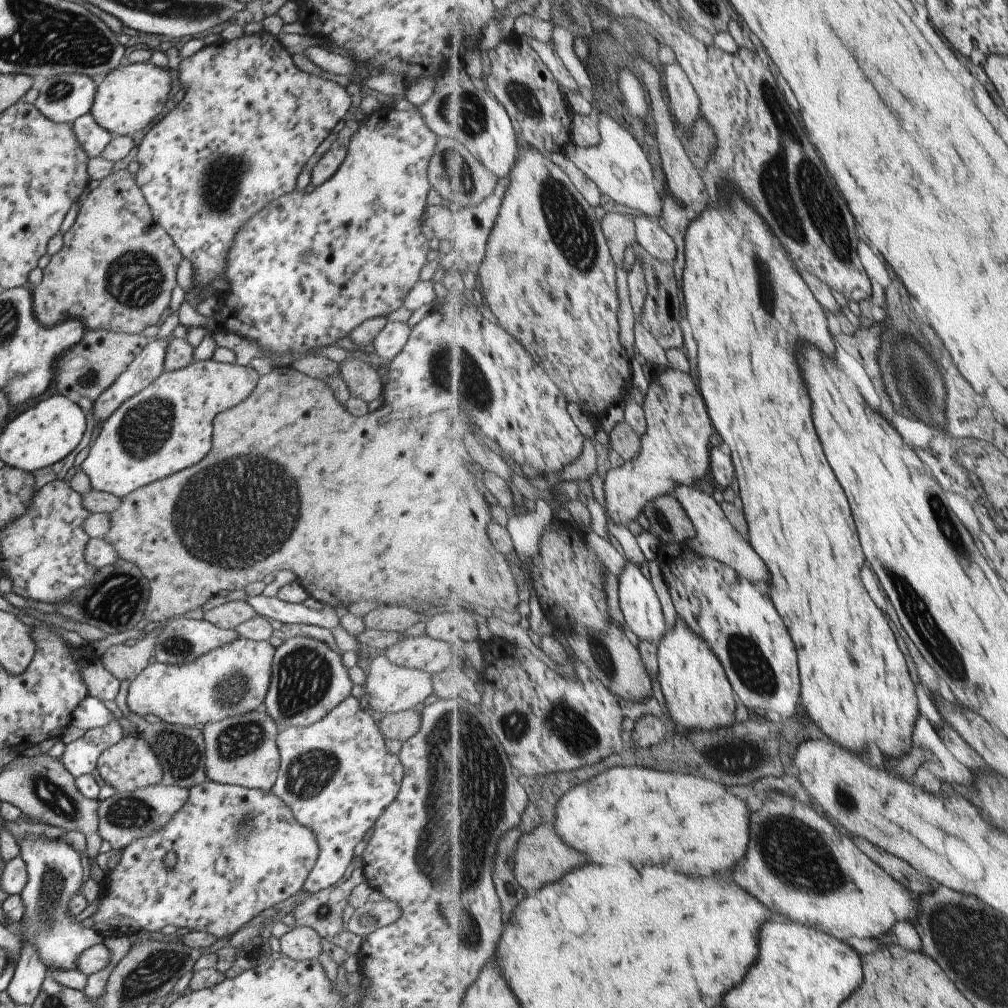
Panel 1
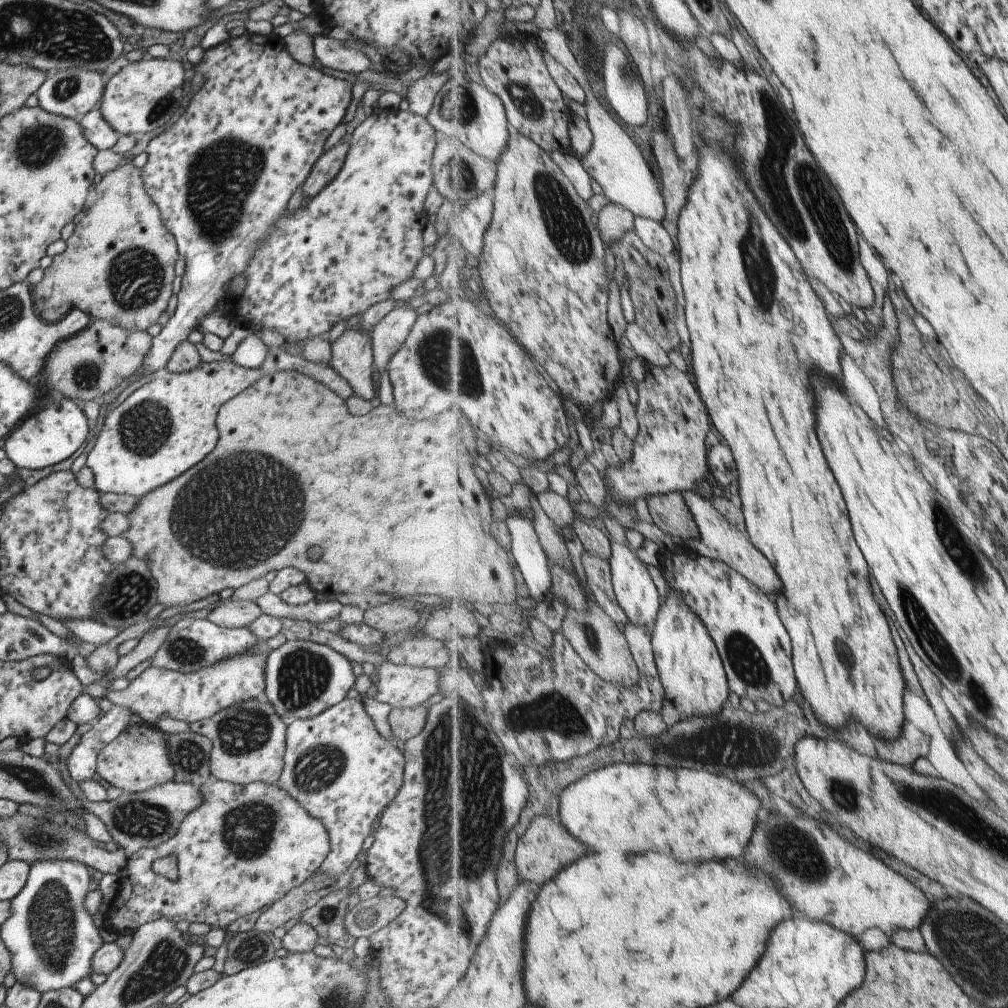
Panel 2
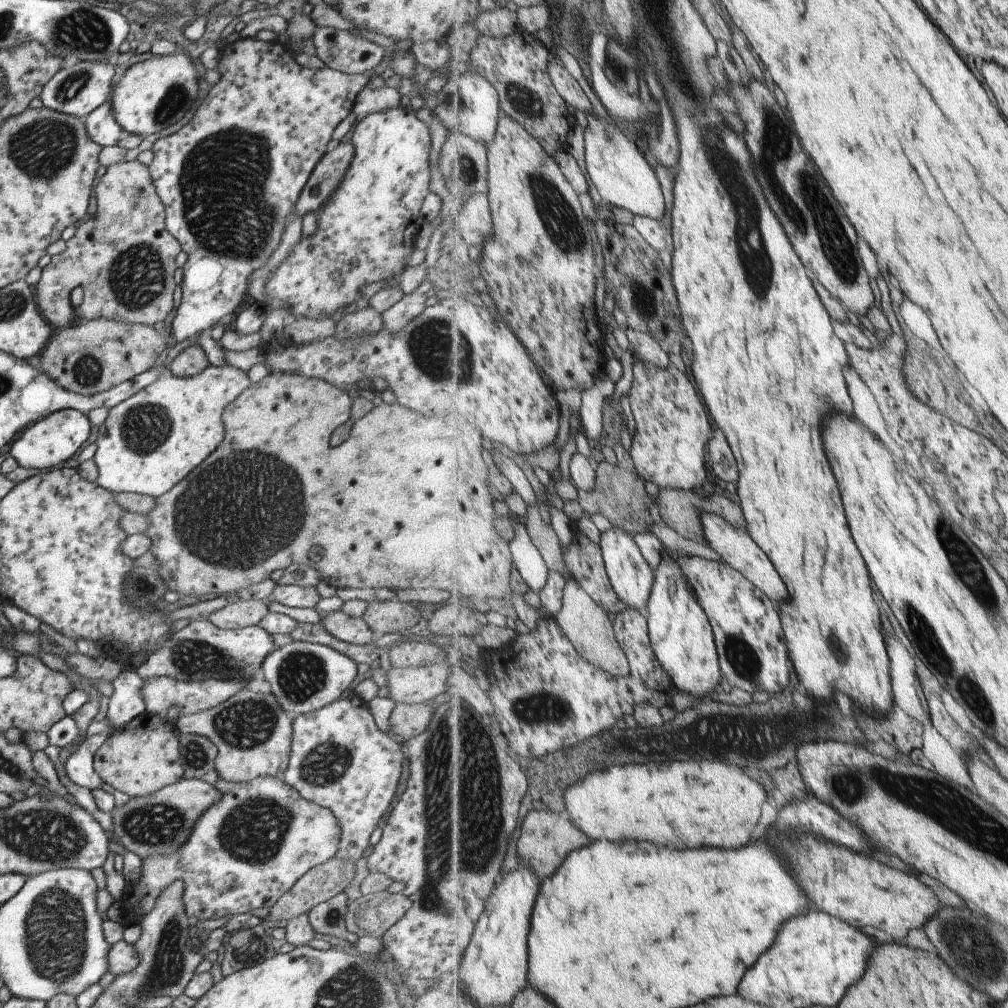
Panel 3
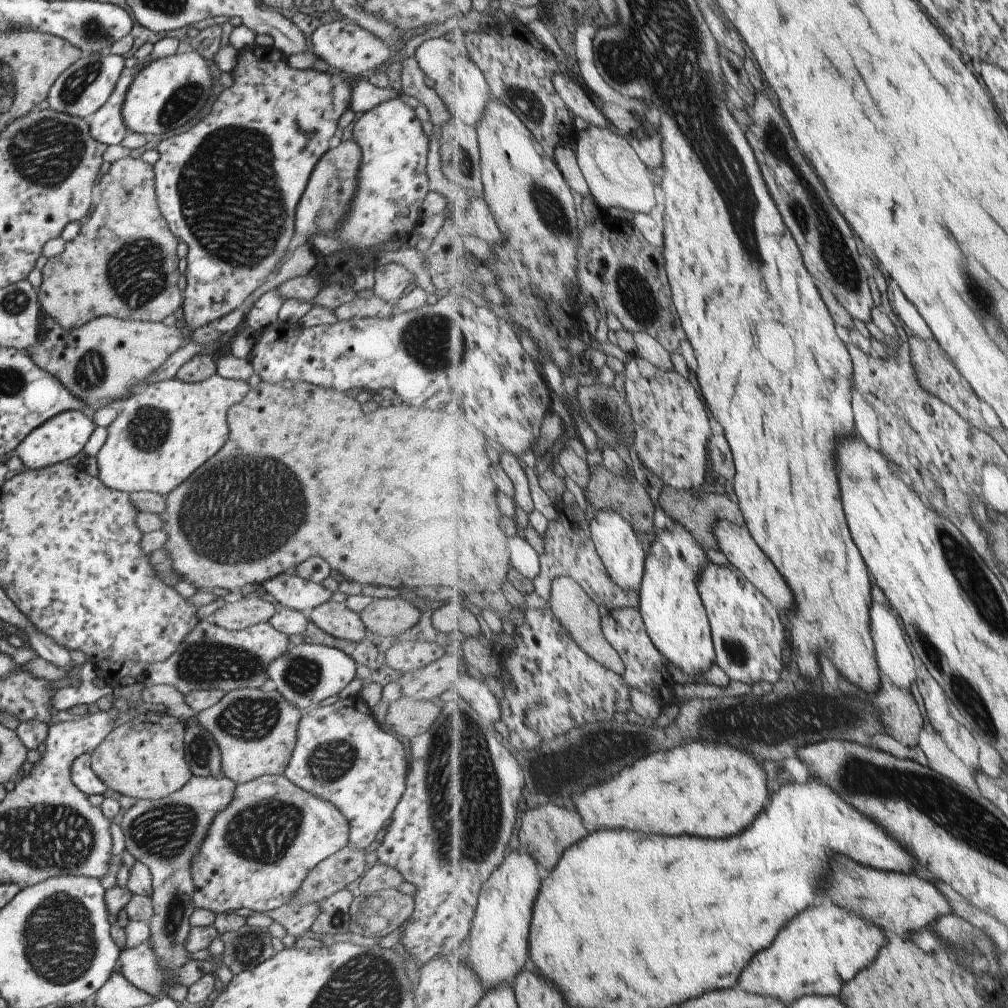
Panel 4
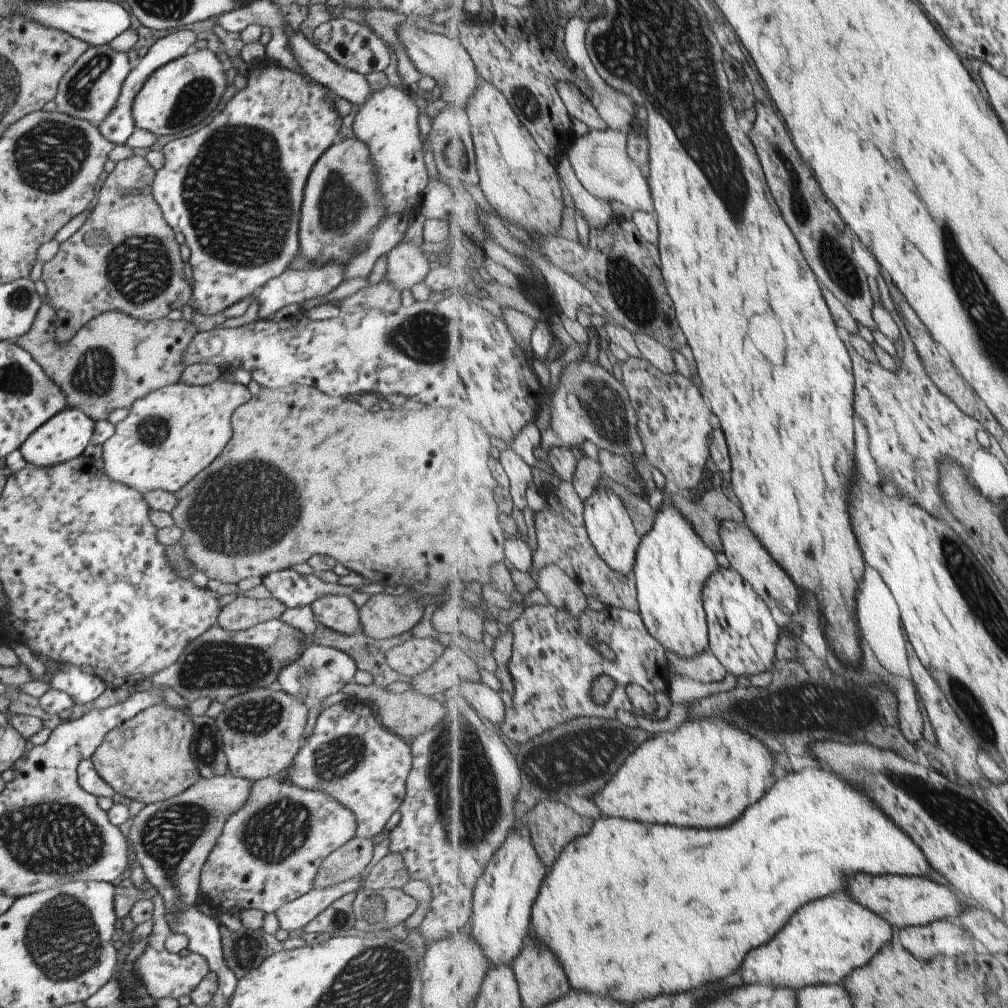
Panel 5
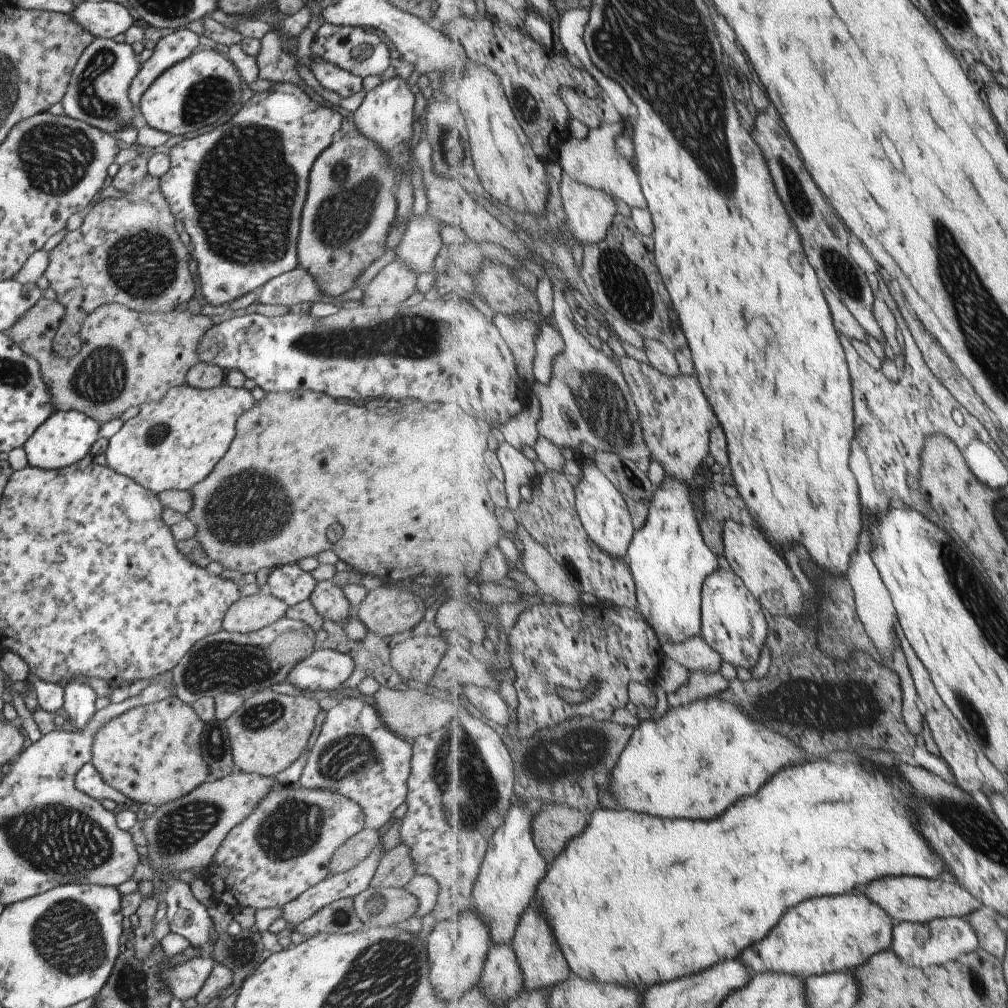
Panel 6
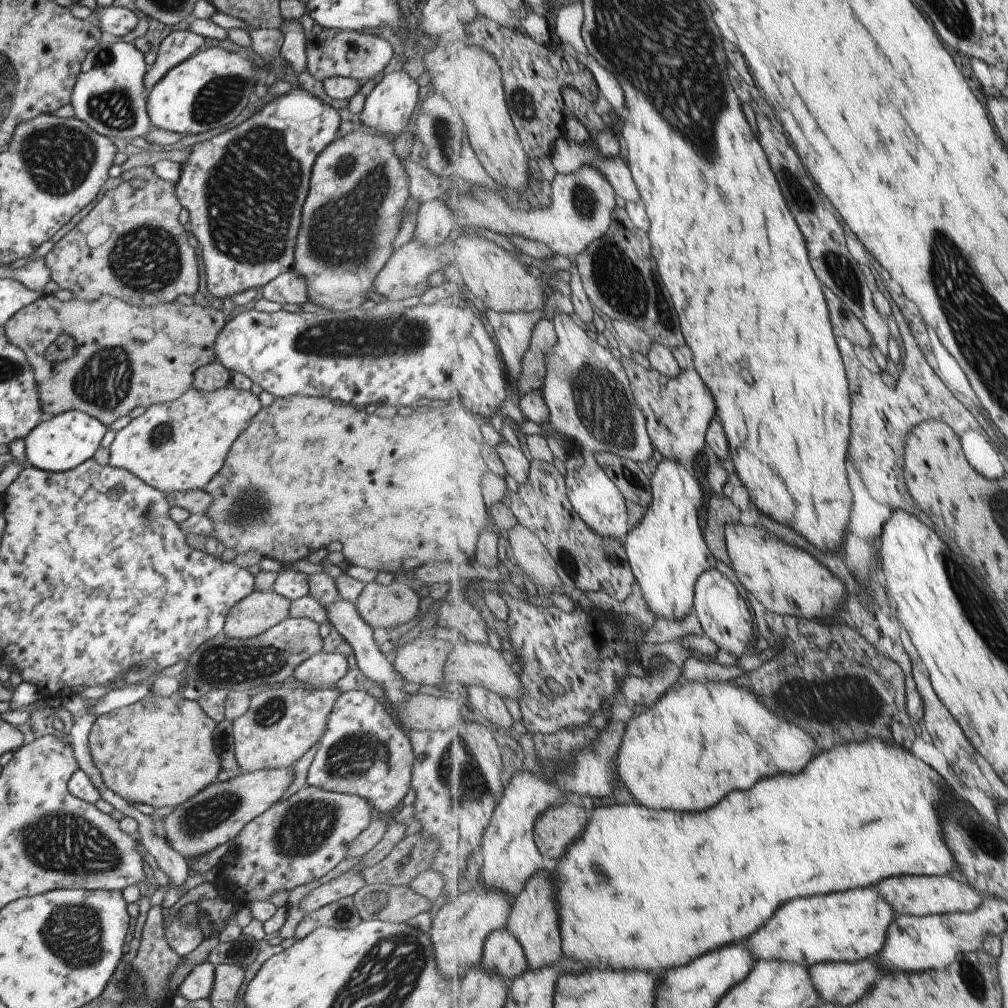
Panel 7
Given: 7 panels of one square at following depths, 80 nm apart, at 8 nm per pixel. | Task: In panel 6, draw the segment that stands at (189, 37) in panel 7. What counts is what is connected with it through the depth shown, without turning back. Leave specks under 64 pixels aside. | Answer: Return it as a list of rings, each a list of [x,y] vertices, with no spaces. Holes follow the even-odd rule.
[[[182,28],[175,29],[168,36],[163,36],[155,44],[153,54],[141,64],[139,72],[135,74],[133,82],[127,88],[129,104],[133,106],[135,112],[138,112],[139,100],[141,100],[141,94],[145,92],[145,88],[151,86],[151,82],[155,82],[155,78],[161,72],[165,72],[169,66],[173,66],[175,62],[191,55],[192,50],[199,44],[198,40],[197,34]]]

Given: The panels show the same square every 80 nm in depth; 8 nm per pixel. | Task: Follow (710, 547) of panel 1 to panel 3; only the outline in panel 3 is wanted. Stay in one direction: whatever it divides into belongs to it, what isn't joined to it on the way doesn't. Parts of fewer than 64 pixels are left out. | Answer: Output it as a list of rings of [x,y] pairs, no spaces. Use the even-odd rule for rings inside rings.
[[[703,511],[700,514],[704,536],[707,544],[723,560],[729,563],[735,570],[738,570],[746,576],[751,582],[755,583],[773,602],[783,602],[789,600],[789,590],[785,586],[785,582],[781,580],[779,572],[775,570],[773,562],[769,560],[769,556],[755,544],[755,540],[749,536],[749,532],[741,530],[739,526],[735,526],[729,522],[725,517],[717,515],[713,512]]]

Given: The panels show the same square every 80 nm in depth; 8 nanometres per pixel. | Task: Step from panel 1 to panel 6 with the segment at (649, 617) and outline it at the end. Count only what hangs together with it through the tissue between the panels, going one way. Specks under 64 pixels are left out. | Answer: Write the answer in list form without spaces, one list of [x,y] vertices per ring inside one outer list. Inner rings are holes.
[[[589,460],[594,463],[595,467],[598,470],[585,470],[585,478],[582,477],[582,470],[581,470],[581,478],[578,483],[581,483],[581,486],[577,488],[579,491],[575,491],[575,500],[577,501],[577,510],[579,514],[579,518],[582,519],[583,526],[586,527],[587,533],[590,535],[591,540],[597,544],[597,546],[601,546],[607,554],[611,554],[613,558],[623,558],[623,560],[628,560],[627,550],[629,550],[629,546],[631,546],[631,540],[635,537],[635,528],[633,528],[633,522],[631,522],[631,514],[629,514],[629,506],[627,506],[627,502],[625,502],[625,498],[621,496],[622,492],[615,487],[615,484],[611,483],[611,480],[607,478],[607,476],[597,467],[597,464],[594,460]]]

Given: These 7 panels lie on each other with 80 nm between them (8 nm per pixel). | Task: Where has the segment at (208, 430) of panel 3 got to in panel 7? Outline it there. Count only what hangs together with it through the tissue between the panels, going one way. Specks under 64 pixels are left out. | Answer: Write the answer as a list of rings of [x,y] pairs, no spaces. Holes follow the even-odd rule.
[[[231,384],[211,392],[198,391],[189,386],[169,402],[148,406],[143,414],[114,432],[114,438],[108,446],[108,465],[131,472],[147,486],[164,494],[205,488],[221,468],[233,441],[259,409],[257,396],[250,391],[234,388]]]

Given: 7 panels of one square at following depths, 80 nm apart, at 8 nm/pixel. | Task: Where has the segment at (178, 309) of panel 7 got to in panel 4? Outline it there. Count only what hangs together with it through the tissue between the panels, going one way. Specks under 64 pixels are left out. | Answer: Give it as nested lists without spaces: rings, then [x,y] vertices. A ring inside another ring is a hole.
[[[42,316],[41,336],[31,349],[29,358],[45,372],[56,378],[72,395],[80,398],[92,413],[102,406],[114,406],[122,402],[125,390],[149,376],[163,361],[183,345],[183,330],[164,326],[161,322],[123,320],[109,316],[98,316],[76,329],[65,330],[55,324],[52,318]]]

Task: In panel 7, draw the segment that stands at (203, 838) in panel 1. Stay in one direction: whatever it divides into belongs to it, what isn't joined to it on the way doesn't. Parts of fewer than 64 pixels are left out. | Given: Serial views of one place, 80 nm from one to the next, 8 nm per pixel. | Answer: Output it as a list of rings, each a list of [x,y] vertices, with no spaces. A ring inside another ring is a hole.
[[[305,784],[289,798],[277,800],[250,820],[239,830],[230,842],[233,850],[226,852],[217,864],[218,874],[215,883],[216,894],[229,902],[251,904],[253,901],[267,901],[279,890],[293,890],[295,886],[323,878],[339,861],[346,856],[346,846],[358,836],[372,819],[369,813],[373,808],[365,798],[333,791],[324,791]]]

